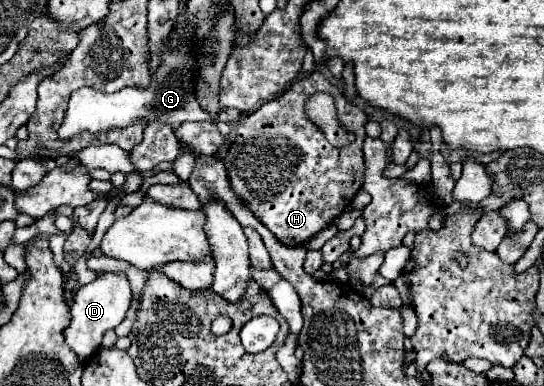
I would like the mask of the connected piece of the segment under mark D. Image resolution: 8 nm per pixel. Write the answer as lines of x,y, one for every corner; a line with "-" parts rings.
99,274
95,282
83,286
71,304
71,324
63,330
67,346
77,354
79,360
89,360
99,348
101,338
107,330
119,326
131,304
131,286
125,274

